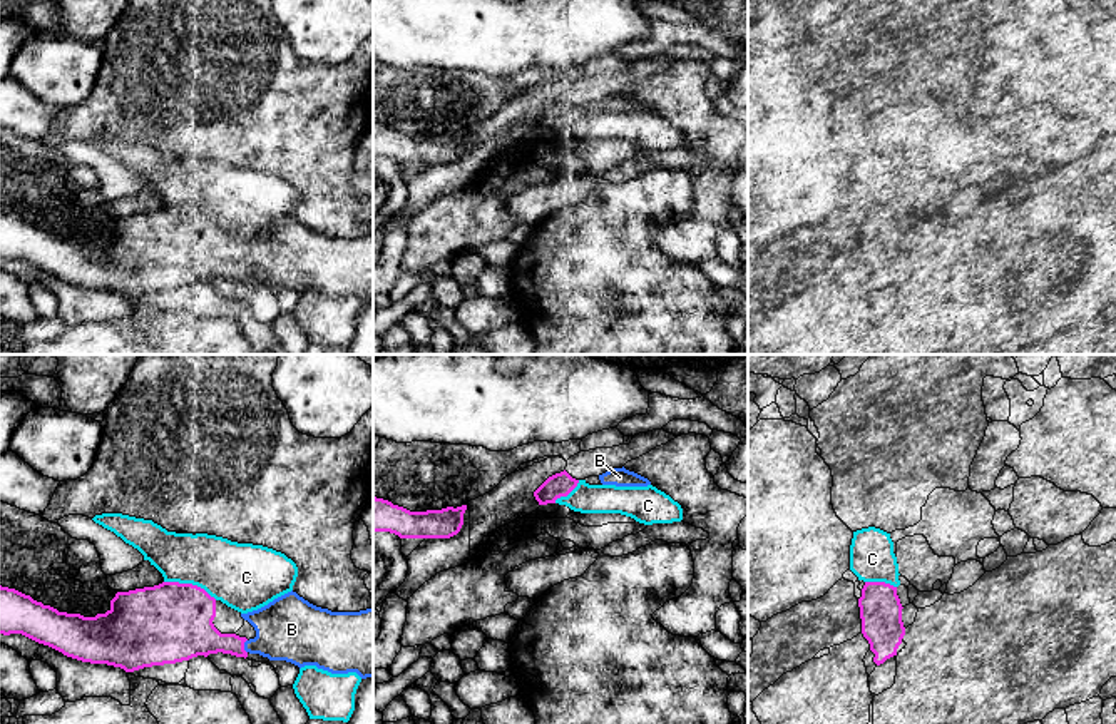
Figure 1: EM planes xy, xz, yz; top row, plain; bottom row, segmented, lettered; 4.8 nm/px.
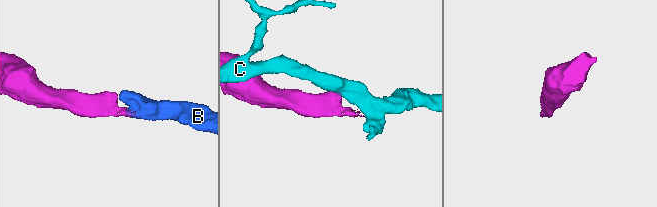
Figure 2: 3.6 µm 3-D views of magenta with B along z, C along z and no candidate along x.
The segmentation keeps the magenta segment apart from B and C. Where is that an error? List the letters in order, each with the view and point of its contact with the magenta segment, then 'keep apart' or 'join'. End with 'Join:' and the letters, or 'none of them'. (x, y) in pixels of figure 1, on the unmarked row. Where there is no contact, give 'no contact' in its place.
B: xy (243, 271) | join
C: xy (191, 209) | keep apart
Join: B

